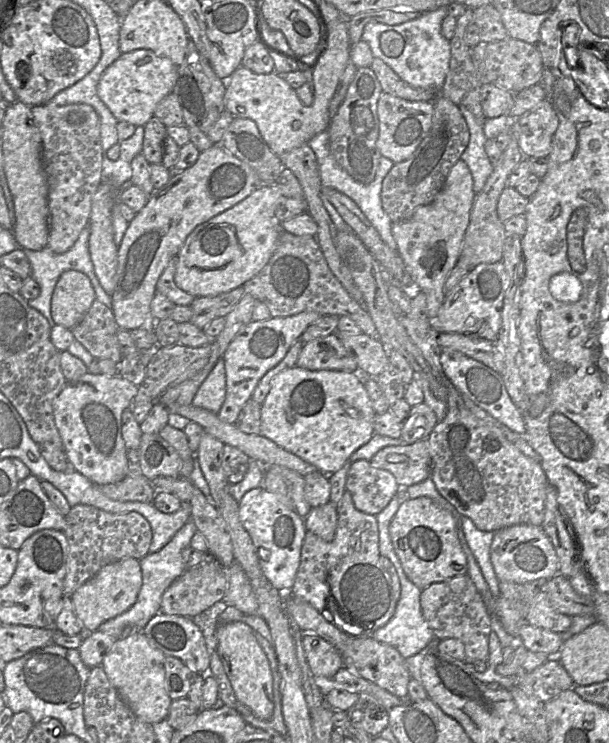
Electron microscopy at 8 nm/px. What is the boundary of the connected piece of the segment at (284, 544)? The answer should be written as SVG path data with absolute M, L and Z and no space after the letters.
M260 486L246 492L240 500L239 519L250 535L255 549L259 551L260 548L265 548L270 552L267 560L259 557L260 567L265 577L280 592L291 592L300 564L301 549L307 531L304 518L300 517L293 507L286 506L275 494Z

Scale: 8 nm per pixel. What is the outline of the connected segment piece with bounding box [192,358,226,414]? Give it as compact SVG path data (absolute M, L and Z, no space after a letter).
M223 358L219 359L200 385L192 405L218 414L226 397L226 374Z

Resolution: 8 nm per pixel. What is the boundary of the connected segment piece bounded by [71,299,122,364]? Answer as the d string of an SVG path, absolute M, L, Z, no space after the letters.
M97 299L92 303L83 319L71 329L75 340L83 345L95 359L110 359L119 364L122 354L117 338L118 330L119 327L115 321L112 309Z

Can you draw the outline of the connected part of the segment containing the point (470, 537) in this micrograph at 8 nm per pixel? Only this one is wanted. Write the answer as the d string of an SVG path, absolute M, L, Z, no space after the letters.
M461 517L461 528L491 594L494 597L500 595L499 580L490 561L490 546L495 532L479 530L468 517Z

